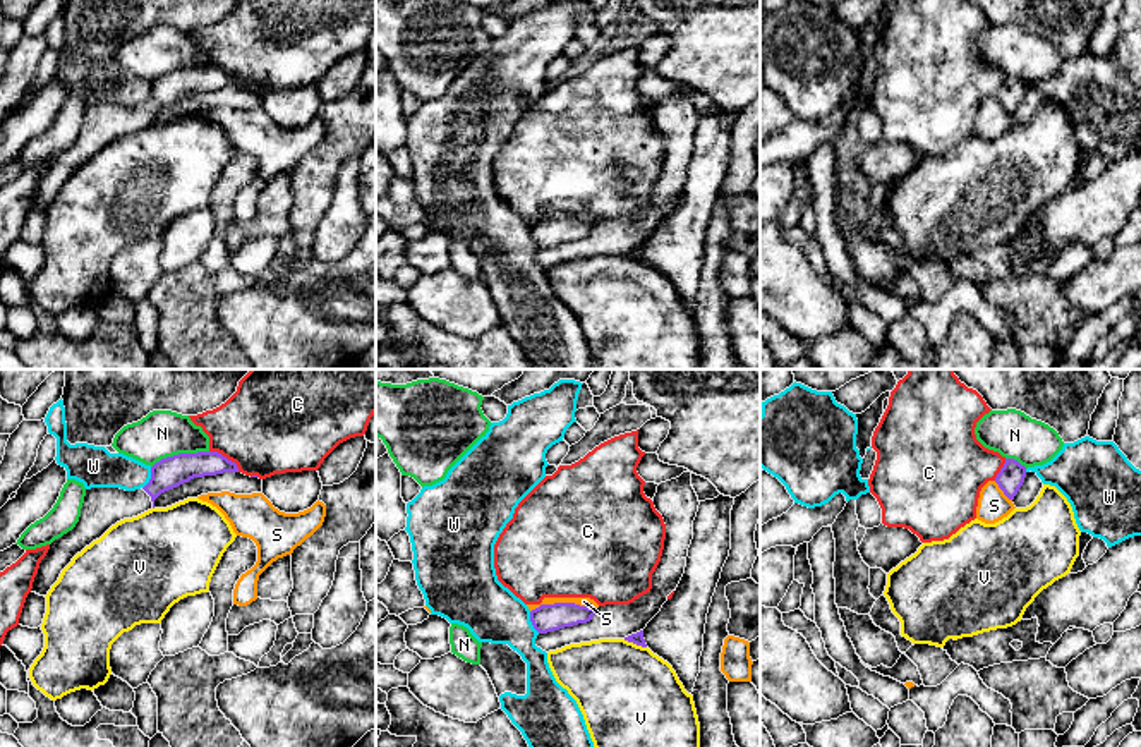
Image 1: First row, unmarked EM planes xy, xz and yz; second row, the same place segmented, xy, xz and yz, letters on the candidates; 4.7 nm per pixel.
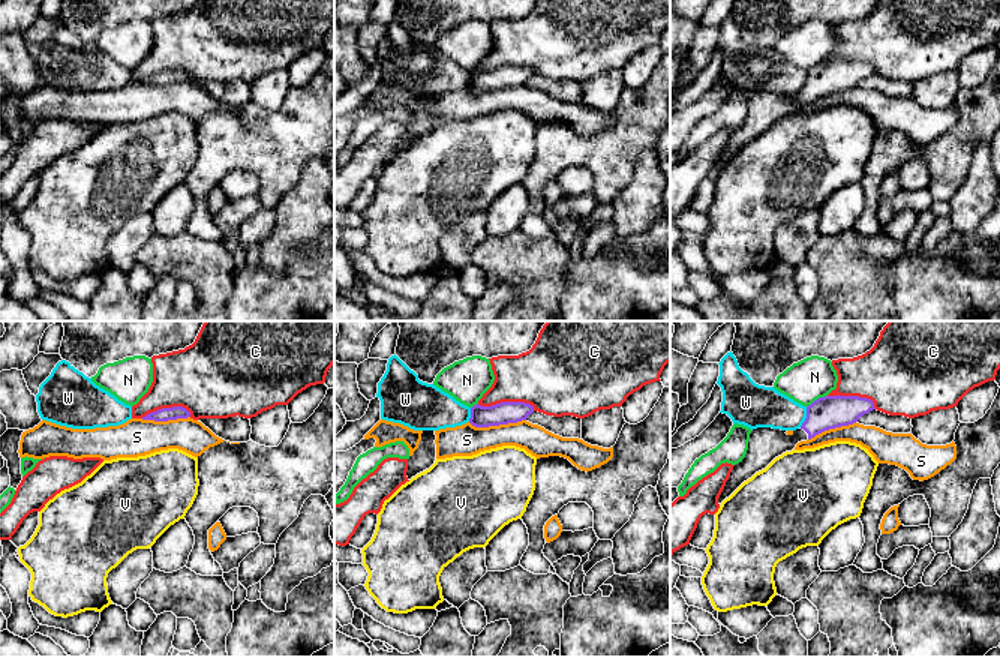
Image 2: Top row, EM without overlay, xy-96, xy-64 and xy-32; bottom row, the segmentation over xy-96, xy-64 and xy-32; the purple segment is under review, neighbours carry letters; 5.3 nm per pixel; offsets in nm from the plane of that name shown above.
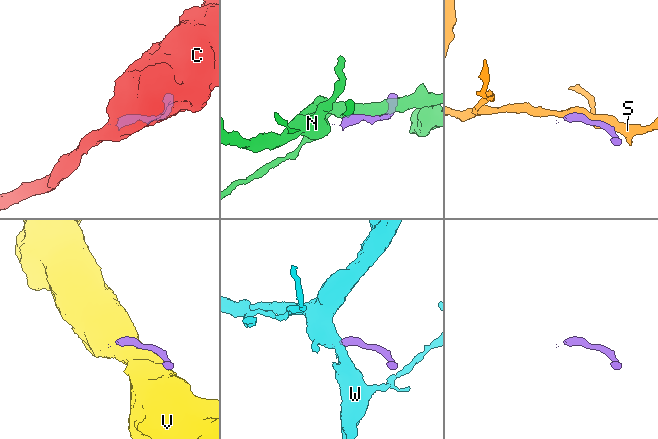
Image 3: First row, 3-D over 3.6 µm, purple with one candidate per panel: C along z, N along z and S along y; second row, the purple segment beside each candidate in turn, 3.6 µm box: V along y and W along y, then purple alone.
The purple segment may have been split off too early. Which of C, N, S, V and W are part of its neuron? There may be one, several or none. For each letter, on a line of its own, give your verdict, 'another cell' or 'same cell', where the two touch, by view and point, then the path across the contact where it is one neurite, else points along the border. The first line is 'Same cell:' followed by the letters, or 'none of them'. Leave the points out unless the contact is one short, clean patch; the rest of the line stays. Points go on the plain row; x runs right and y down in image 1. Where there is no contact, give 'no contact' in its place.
Same cell: none of them
C: another cell; meets purple in xy at (225, 72)
N: another cell; meets purple in xy at (179, 69)
S: another cell; meets purple in xz at (561, 218); border along xz (594, 224), (573, 218), (541, 218), (531, 227)
V: another cell; meets purple in xz at (635, 258)
W: another cell; meets purple in xz at (531, 236); border along xz (529, 227), (529, 236), (539, 248)

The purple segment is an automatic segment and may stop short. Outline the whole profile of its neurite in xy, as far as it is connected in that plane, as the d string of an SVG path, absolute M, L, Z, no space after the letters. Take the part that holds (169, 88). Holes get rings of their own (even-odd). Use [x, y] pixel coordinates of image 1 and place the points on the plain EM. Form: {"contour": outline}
{"contour": "M218 67L178 69L161 74L151 82L149 98L136 106L120 103L86 105L79 137L72 146L50 160L41 175L31 208L46 211L62 185L93 156L124 134L137 132L154 124L154 115L194 93L238 88L235 77Z"}

